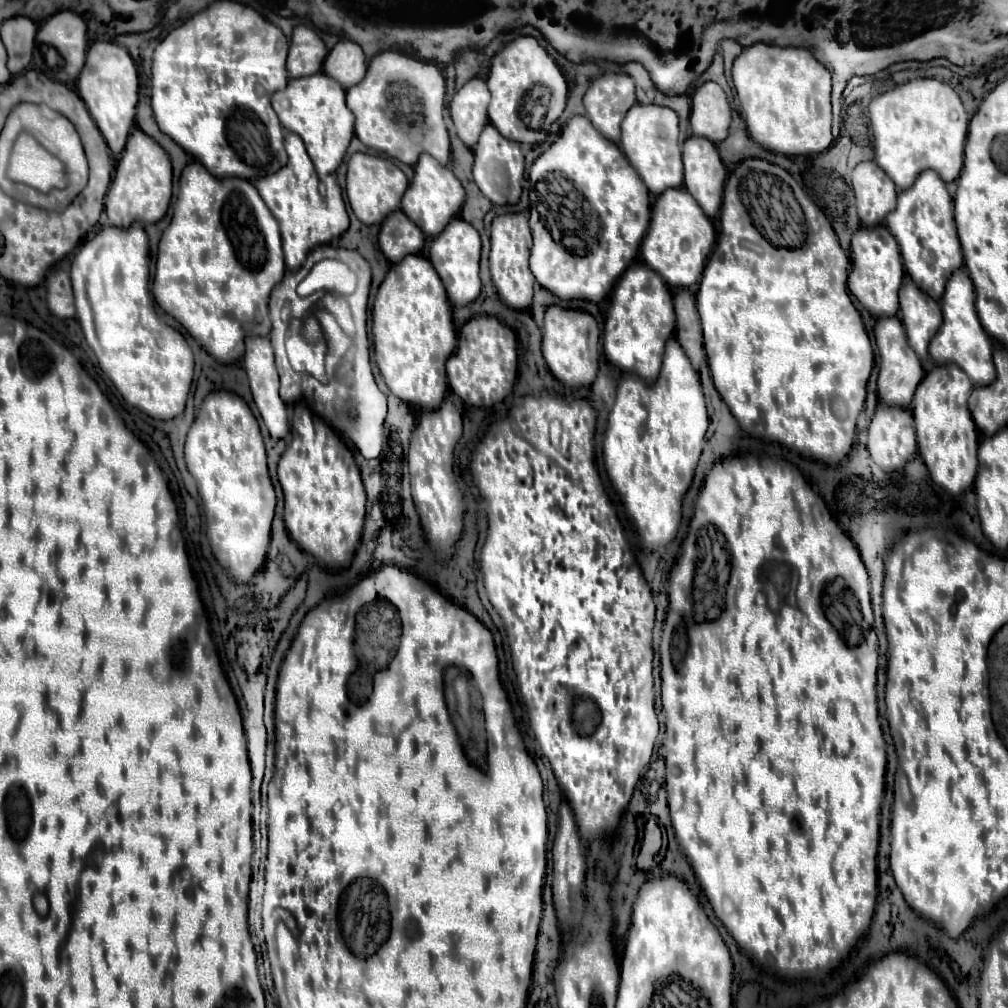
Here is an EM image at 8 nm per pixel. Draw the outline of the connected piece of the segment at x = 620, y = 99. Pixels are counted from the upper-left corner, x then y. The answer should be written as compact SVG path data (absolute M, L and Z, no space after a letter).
M625 73L595 79L583 97L591 123L613 143L619 143L621 121L635 103L635 83Z

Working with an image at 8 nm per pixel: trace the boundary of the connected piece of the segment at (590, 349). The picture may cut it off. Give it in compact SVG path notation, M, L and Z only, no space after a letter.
M549 307L543 327L543 357L557 381L567 387L587 387L595 381L599 369L599 329L597 321L585 311L565 311Z

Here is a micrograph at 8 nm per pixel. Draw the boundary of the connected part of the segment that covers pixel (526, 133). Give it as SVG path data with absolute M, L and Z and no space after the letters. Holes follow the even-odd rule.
M517 37L509 45L505 45L491 63L491 71L487 77L487 87L491 93L491 103L489 103L489 121L491 125L509 141L521 143L521 145L537 145L547 137L549 127L561 117L565 103L567 103L567 81L563 79L559 67L555 61L547 55L547 51L537 43L533 37ZM533 87L543 87L549 93L549 105L547 113L543 117L543 129L535 131L529 129L523 119L519 109L525 107L525 95L533 91Z

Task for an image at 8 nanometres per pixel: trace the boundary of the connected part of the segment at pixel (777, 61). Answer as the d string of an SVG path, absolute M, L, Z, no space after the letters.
M765 43L743 49L743 53L733 63L733 85L737 89L751 139L761 143L769 151L781 155L817 155L829 149L829 145L833 143L831 73L819 61L815 61L811 51L797 47L773 47Z

